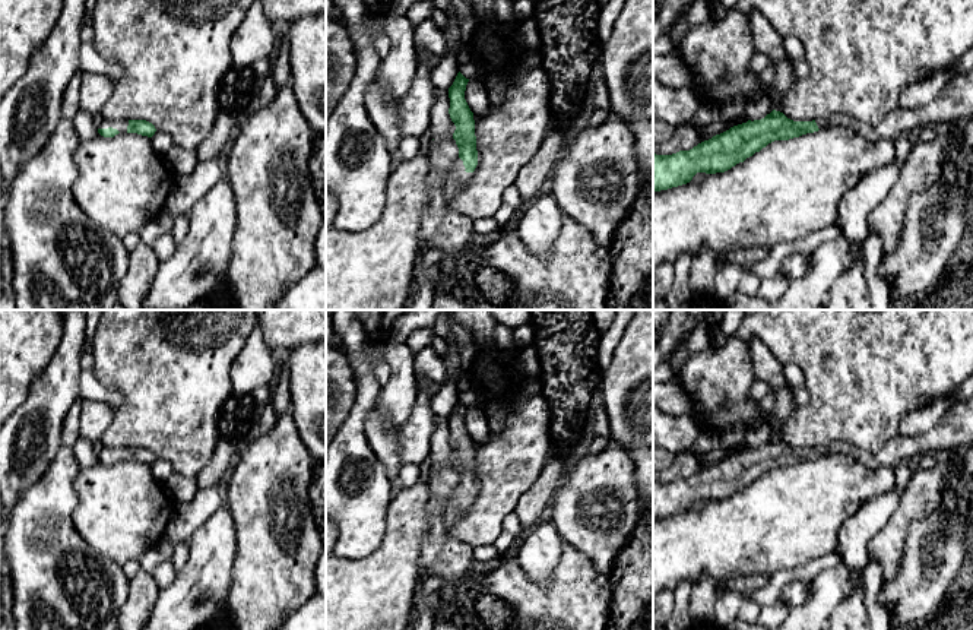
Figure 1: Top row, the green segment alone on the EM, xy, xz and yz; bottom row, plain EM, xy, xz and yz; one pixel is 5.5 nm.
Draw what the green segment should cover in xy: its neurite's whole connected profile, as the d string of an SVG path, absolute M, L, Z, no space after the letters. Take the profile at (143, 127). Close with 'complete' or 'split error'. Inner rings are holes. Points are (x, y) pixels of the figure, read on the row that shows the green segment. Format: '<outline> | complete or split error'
M104 120L98 129L98 133L104 137L114 137L118 133L137 133L152 137L155 132L155 126L146 120Z | split error

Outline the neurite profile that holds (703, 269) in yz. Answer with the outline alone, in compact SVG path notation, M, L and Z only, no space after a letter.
M703 247L700 253L692 257L688 275L688 286L692 297L707 297L713 294L714 276L719 266L719 260L709 247Z

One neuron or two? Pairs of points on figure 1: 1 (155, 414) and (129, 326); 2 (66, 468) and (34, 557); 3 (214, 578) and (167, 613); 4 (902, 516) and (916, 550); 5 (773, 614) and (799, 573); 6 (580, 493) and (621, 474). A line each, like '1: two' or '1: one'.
1: one
2: one
3: one
4: two
5: one
6: one

